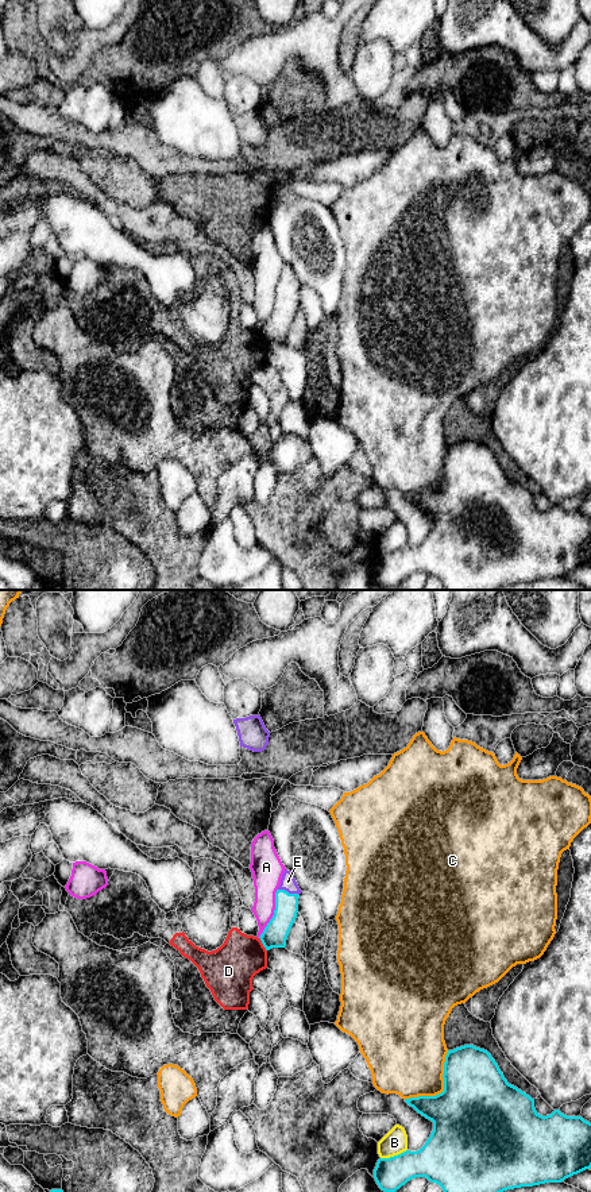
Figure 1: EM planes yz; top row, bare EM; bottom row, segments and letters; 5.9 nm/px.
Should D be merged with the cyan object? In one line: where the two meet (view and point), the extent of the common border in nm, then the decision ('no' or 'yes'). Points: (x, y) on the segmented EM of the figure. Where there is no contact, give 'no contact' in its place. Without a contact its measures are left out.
yz (262, 942) | 100 nm | no

